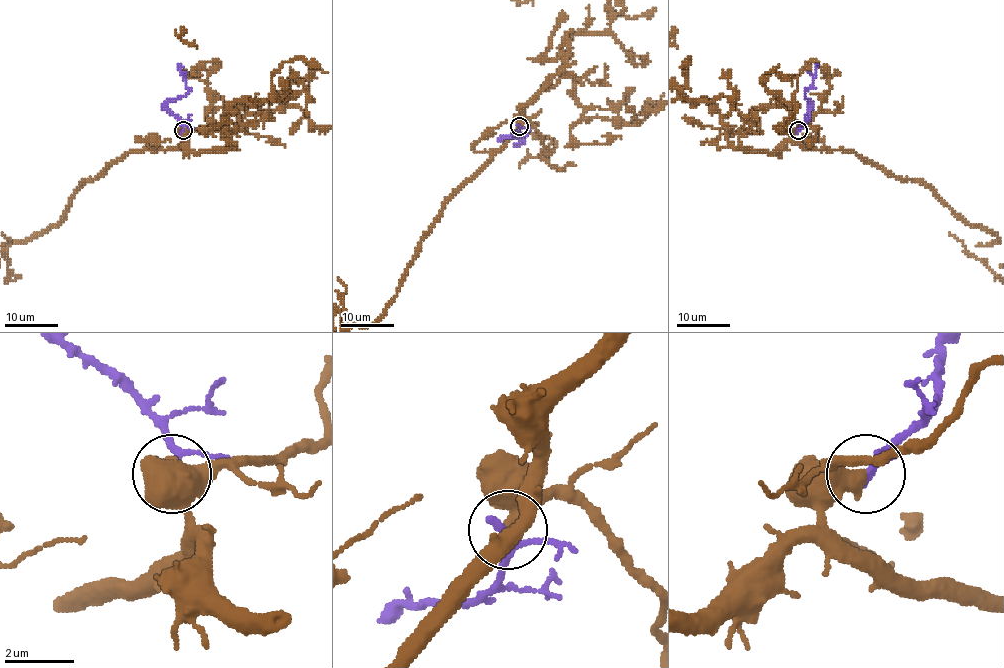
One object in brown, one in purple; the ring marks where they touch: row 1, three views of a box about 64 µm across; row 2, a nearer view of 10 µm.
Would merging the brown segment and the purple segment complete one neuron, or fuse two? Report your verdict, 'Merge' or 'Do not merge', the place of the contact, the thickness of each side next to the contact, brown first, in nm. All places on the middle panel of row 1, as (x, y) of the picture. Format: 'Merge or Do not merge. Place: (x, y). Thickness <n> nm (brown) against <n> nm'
Do not merge. Place: (519, 126). Thickness 360 nm (brown) against 220 nm

